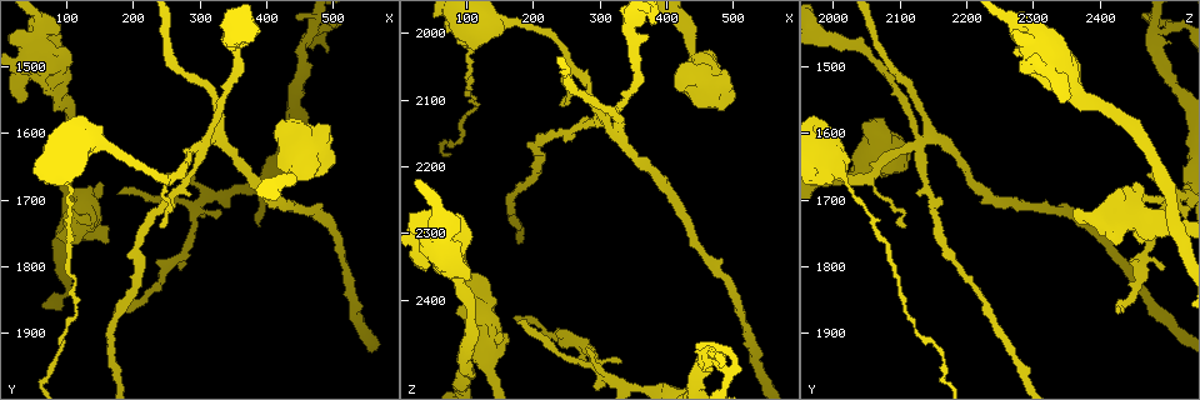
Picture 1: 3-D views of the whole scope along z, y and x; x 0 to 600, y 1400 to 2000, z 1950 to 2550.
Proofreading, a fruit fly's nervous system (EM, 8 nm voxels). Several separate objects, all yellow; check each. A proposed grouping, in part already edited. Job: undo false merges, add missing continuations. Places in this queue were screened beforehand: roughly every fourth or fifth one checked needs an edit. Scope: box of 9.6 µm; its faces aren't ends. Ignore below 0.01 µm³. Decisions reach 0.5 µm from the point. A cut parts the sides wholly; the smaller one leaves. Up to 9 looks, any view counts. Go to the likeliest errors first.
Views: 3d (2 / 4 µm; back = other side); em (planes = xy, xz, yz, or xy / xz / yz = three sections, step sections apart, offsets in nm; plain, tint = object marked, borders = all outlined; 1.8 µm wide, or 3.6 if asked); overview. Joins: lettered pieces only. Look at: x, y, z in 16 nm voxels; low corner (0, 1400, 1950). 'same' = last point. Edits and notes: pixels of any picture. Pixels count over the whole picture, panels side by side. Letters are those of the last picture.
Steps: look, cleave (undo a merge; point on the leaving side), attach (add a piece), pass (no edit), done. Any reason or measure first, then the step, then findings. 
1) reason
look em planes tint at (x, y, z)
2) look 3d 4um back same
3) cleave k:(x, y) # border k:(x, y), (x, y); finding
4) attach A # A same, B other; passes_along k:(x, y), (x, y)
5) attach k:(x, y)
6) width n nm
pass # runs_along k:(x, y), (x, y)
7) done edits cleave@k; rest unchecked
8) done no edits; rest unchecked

abrupt turn
look 3d 2um at (315, 1615, 2130)

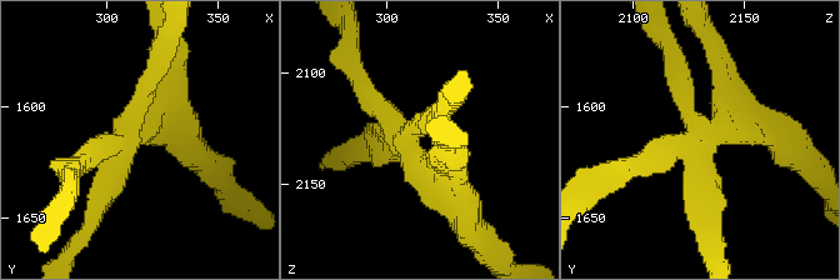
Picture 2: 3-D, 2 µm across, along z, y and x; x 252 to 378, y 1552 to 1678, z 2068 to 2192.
look em 3.6um planes borders at (310, 1615, 2134)

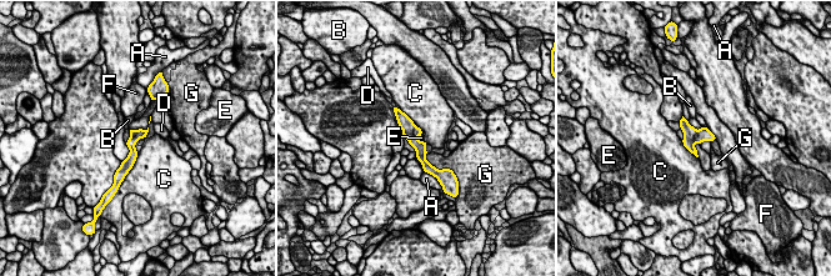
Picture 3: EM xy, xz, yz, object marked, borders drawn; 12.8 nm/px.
cleave 3:(417, 131) # A other, B other, C other, D other, E other, F other, G other; border 3:(414, 126), (413, 134), (416, 138); two cells meet here

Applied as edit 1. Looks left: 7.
see it whole again
look overview

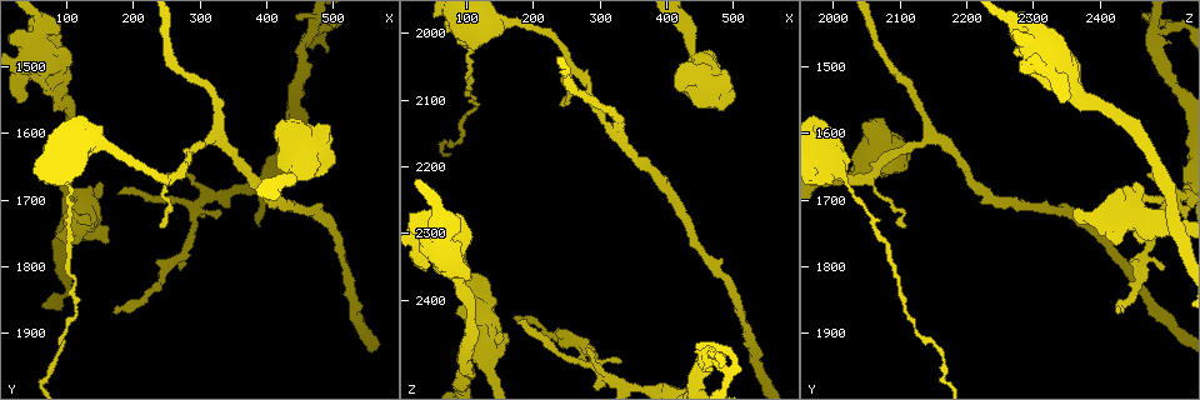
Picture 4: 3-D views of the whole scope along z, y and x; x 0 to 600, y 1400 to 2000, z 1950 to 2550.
sudden change in width
look em 3.6um planes tint at (40, 1495, 2310)

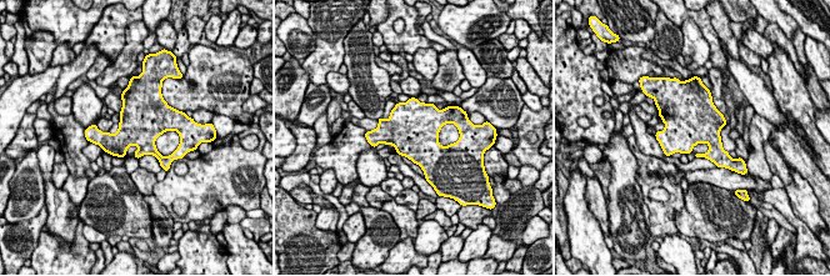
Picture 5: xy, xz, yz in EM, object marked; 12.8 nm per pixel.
what lies round it
look em 3.6um planes borders same

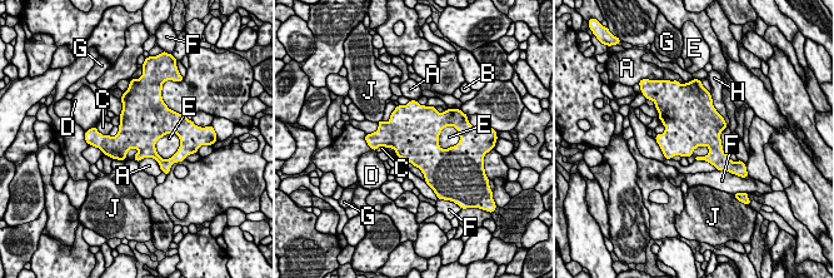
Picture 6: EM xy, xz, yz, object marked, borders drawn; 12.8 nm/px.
longest_contact H 400 nm
pass # A other, B other, C other, D other, E other, F other, G other, H other, J other; border 6:(139, 160), (153, 158), (161, 172); one cell here

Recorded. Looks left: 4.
an open end
look 3d 2um at (425, 1585, 2050)

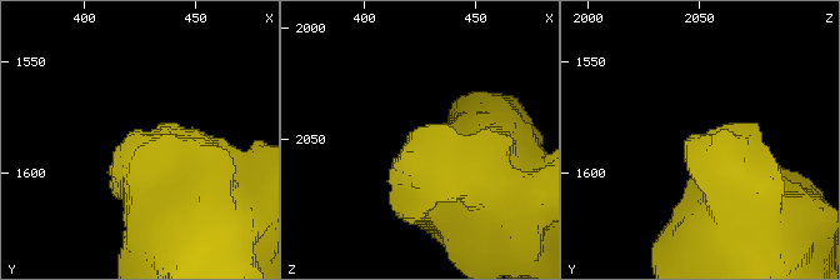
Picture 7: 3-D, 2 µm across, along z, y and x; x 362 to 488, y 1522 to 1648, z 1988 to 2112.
need the tissue
look em planes borders at (424, 1588, 2050)

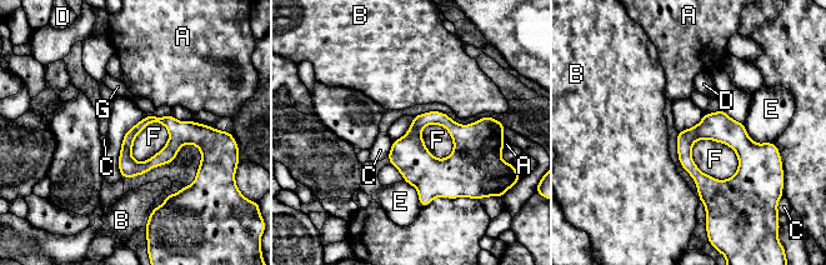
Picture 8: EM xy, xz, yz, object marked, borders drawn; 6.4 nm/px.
longest_contact F 340 nm
pass # A other, B other, C other, D other, E other, F other, G other; runs_along 8:(206, 136), (121, 168); none of them fits

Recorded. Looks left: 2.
look em planes borders at (160, 1760, 2465)

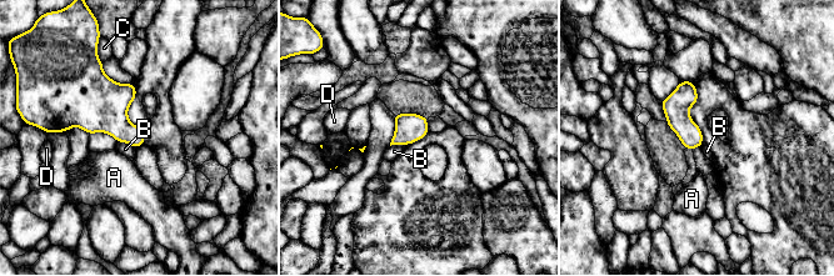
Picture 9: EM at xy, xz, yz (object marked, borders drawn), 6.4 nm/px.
longest_contact B 130 nm
pass # A other, B other, C other, D other; none of them fits

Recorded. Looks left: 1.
done edits cleave@3; rest unchecked

